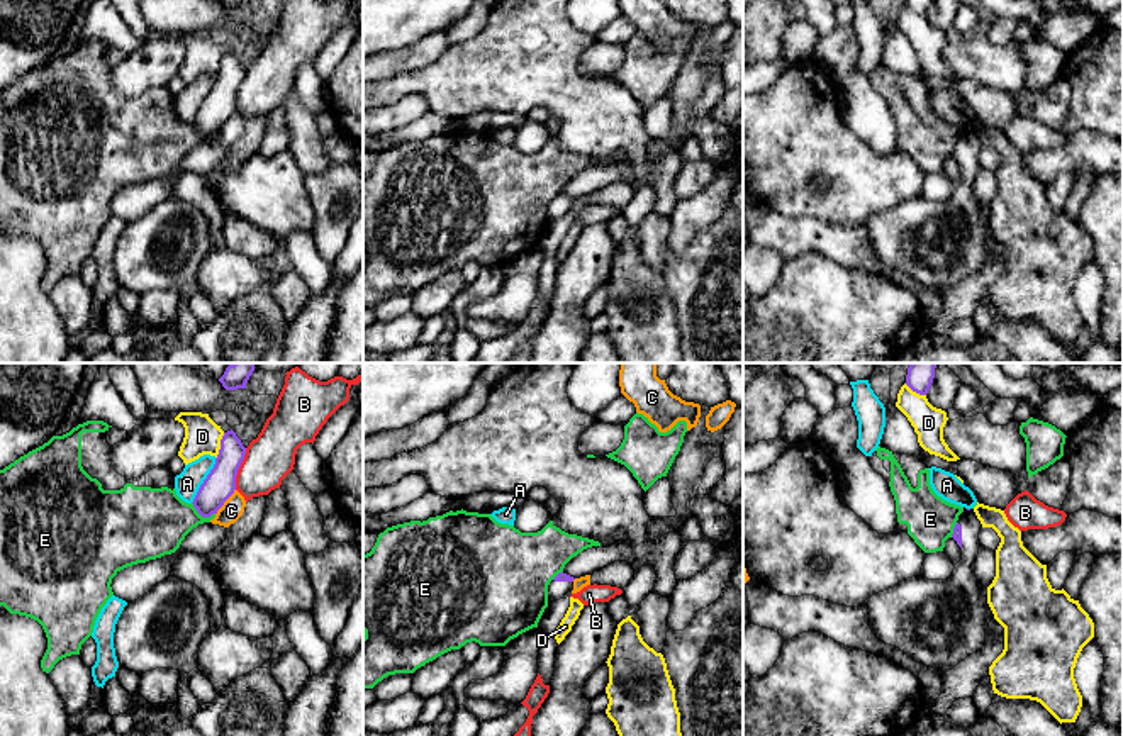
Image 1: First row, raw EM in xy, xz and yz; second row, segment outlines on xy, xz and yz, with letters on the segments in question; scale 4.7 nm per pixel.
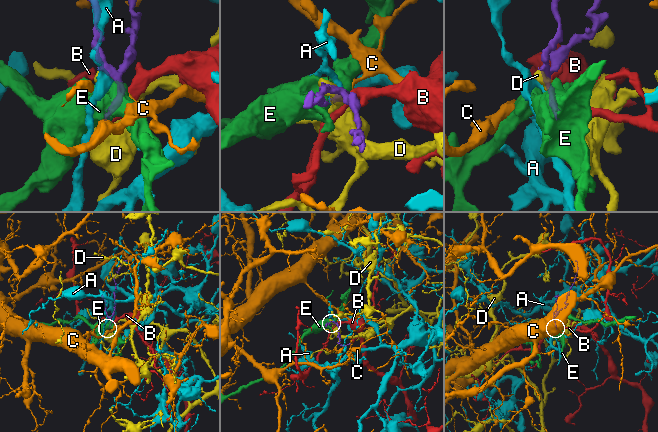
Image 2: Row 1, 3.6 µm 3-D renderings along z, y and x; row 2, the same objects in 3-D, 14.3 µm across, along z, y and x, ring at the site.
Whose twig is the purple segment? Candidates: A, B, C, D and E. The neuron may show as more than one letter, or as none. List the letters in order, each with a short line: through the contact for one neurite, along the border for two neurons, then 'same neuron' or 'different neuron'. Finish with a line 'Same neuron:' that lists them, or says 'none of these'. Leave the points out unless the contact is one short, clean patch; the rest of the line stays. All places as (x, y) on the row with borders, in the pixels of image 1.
A: different neuron
B: xy (246, 448), (234, 489) | different neuron
C: different neuron
D: different neuron
E: different neuron
Same neuron: none of these

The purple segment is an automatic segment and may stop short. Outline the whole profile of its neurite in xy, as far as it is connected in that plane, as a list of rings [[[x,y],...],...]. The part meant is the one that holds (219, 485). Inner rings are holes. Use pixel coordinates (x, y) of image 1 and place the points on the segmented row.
[[[231,429],[221,439],[221,449],[215,465],[200,485],[193,507],[202,517],[210,517],[224,505],[236,490],[236,475],[244,460],[246,448]]]

